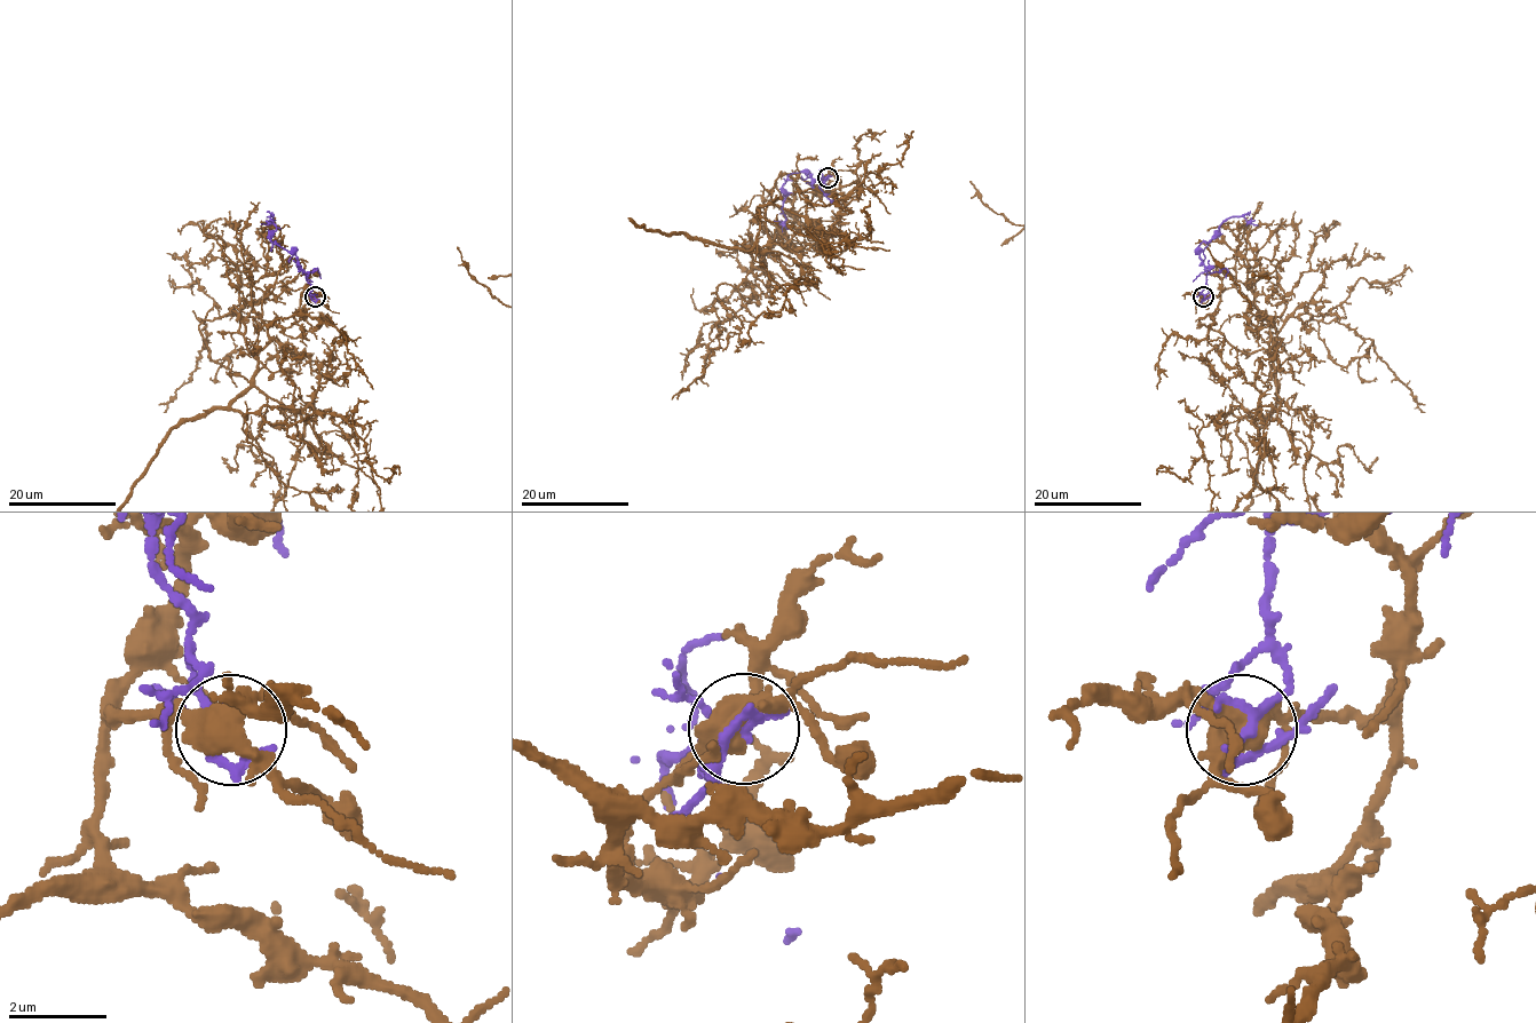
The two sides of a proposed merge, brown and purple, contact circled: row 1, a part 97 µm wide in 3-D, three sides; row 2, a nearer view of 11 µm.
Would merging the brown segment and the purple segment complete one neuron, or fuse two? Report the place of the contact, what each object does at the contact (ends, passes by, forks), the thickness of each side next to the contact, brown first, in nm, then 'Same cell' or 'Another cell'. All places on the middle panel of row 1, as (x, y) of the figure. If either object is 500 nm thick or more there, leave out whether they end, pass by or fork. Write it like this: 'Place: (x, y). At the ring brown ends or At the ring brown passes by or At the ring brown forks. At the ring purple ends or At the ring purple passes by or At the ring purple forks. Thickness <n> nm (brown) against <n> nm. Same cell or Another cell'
Place: (828, 177). At the ring brown forks. At the ring purple forks. Thickness 460 nm (brown) against 160 nm. Another cell

